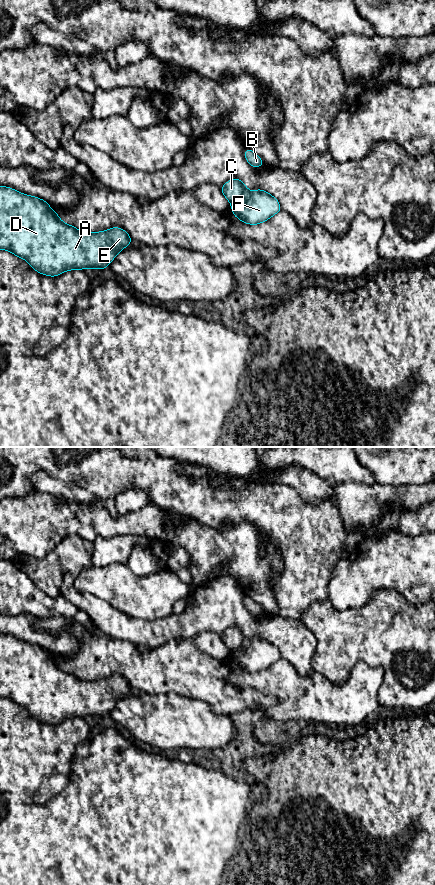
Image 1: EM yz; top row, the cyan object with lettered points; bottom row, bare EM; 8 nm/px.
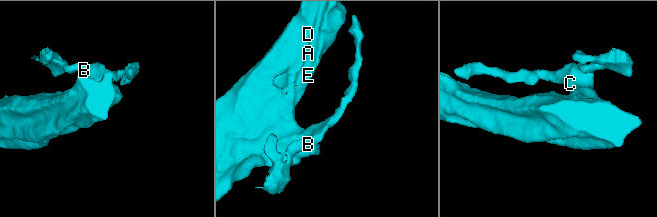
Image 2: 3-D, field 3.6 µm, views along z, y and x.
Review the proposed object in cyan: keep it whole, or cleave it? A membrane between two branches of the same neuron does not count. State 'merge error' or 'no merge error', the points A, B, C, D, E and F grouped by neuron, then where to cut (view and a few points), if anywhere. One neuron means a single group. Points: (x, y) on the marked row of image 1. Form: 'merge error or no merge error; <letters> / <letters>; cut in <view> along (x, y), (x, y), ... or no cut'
merge error; A D E F / B C; cut in yz along (245, 188), (242, 195), (231, 204)

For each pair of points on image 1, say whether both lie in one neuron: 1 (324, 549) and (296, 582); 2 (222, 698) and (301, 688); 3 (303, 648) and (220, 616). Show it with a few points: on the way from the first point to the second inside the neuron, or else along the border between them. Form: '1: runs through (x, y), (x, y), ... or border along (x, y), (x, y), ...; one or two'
1: runs through (316, 557), (308, 565), (307, 571), (304, 574); one
2: border along (239, 687), (273, 695), (277, 702); two
3: runs through (282, 631), (255, 625), (241, 617); one

